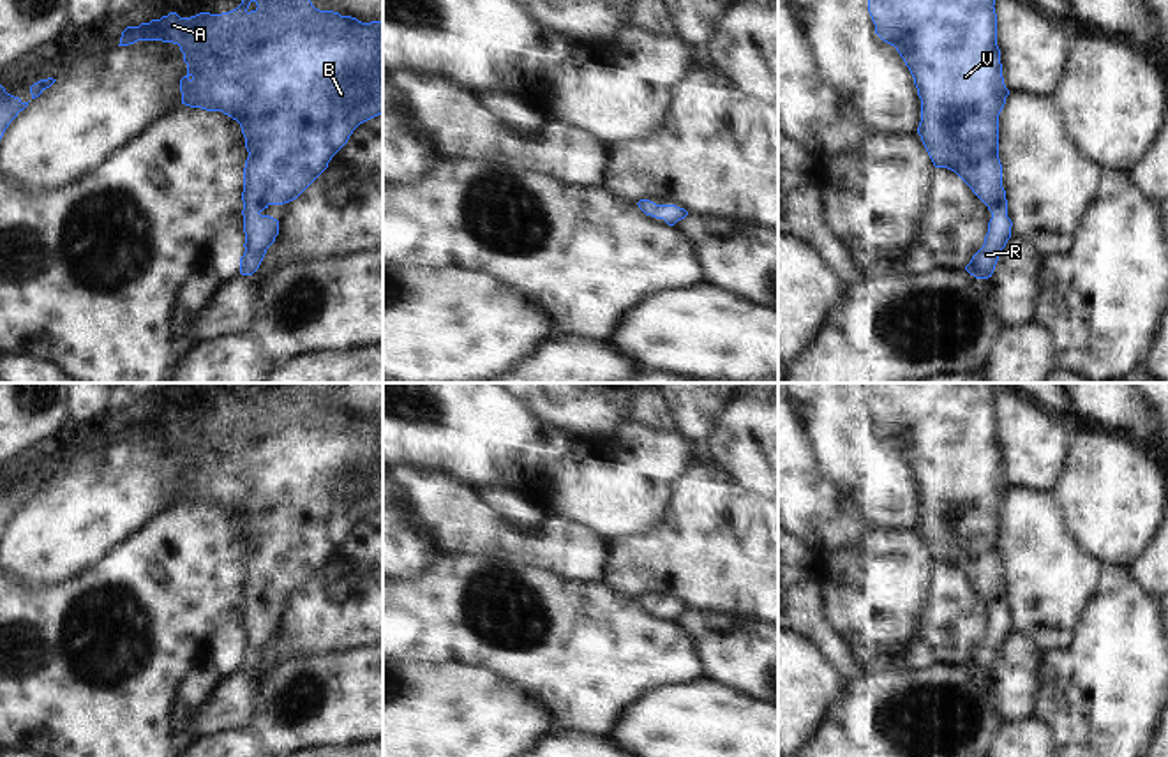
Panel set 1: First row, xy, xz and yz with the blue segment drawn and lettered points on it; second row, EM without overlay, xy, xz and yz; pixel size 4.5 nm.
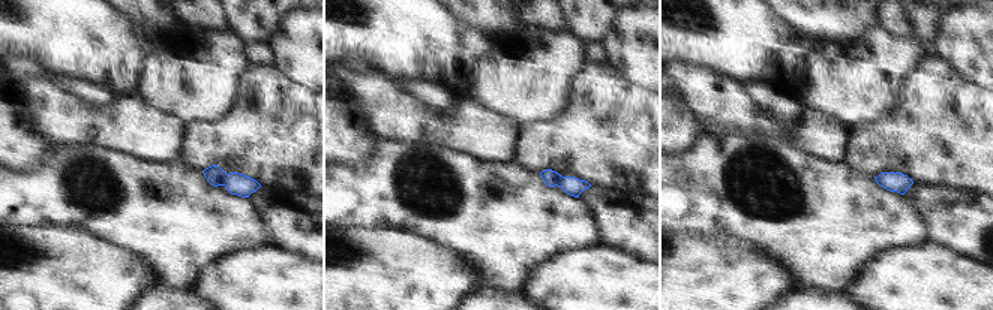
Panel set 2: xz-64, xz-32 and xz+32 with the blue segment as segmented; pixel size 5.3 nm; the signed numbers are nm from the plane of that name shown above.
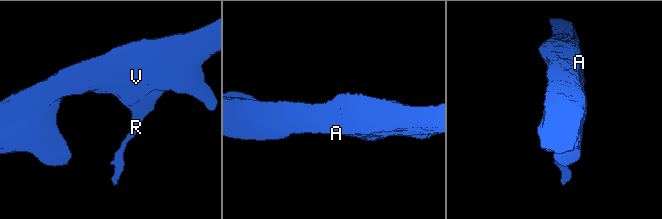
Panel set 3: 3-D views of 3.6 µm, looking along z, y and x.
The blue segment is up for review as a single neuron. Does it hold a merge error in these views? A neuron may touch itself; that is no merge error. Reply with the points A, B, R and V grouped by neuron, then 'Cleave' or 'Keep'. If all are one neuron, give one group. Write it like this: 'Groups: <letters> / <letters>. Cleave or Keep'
Groups: A B R V. Keep

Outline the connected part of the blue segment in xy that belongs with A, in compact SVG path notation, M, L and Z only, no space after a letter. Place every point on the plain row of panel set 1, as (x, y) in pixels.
M254 383L229 408L191 413L169 408L127 422L118 441L138 436L178 439L187 459L180 475L182 499L222 506L242 522L249 552L243 563L245 648L240 669L252 671L279 630L279 616L261 607L296 595L353 526L383 508L383 416L362 418L319 406L296 383Z

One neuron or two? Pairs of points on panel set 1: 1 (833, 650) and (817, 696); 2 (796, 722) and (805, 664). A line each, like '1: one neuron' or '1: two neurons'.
1: two neurons
2: one neuron

